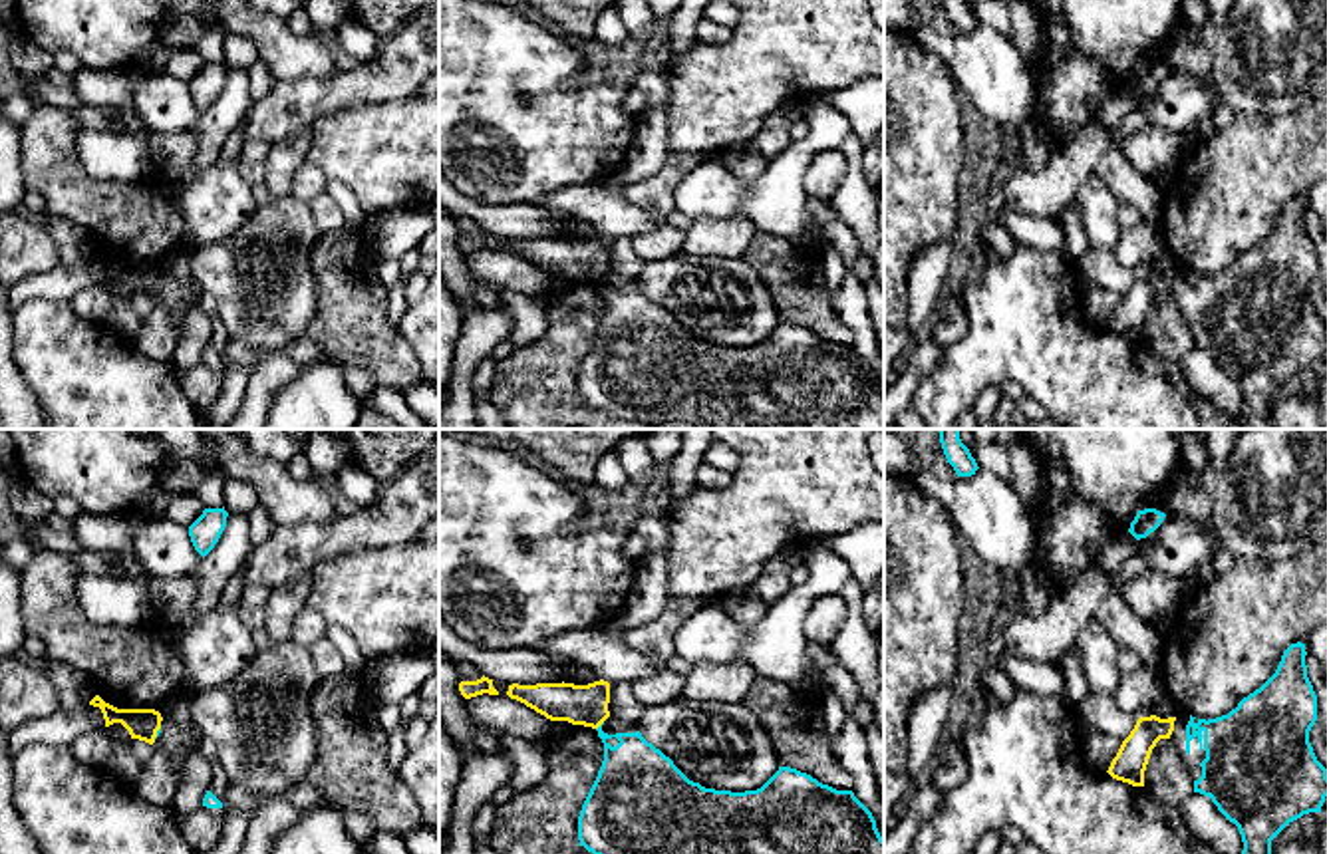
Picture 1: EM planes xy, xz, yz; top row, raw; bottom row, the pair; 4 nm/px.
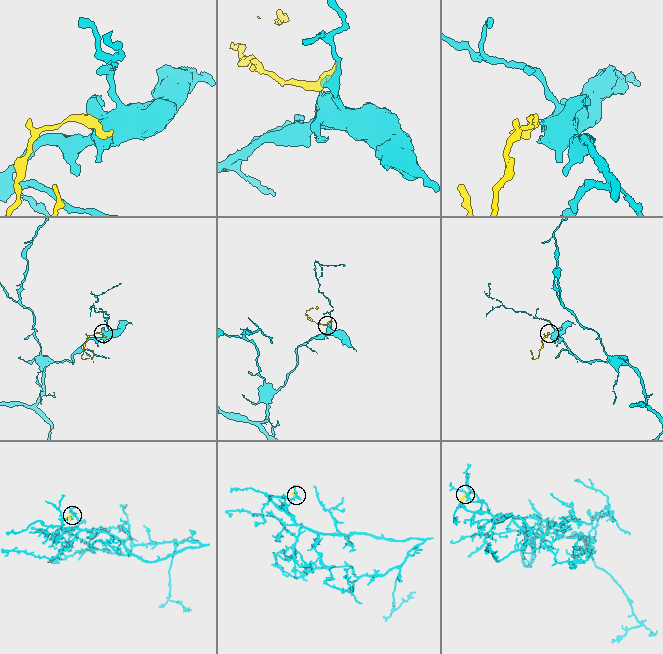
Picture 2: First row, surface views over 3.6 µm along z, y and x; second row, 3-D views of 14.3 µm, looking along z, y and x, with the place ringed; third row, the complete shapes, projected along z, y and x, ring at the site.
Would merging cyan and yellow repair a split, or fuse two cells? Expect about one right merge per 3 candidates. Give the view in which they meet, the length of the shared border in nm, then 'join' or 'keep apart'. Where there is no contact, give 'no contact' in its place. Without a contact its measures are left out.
xz | 50 nm | join

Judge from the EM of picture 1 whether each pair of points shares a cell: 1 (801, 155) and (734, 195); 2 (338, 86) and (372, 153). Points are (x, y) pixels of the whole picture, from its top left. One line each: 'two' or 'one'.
1: one
2: two

